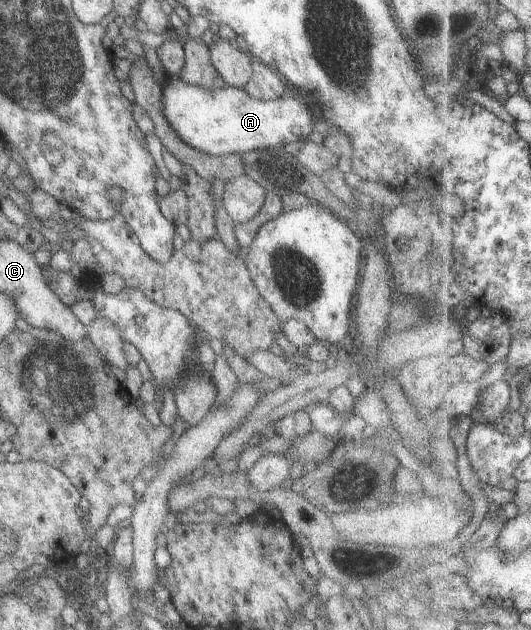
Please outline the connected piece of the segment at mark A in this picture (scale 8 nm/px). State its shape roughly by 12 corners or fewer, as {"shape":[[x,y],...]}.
{"shape":[[173,77],[161,112],[187,146],[244,154],[301,142],[307,95],[250,98]]}

